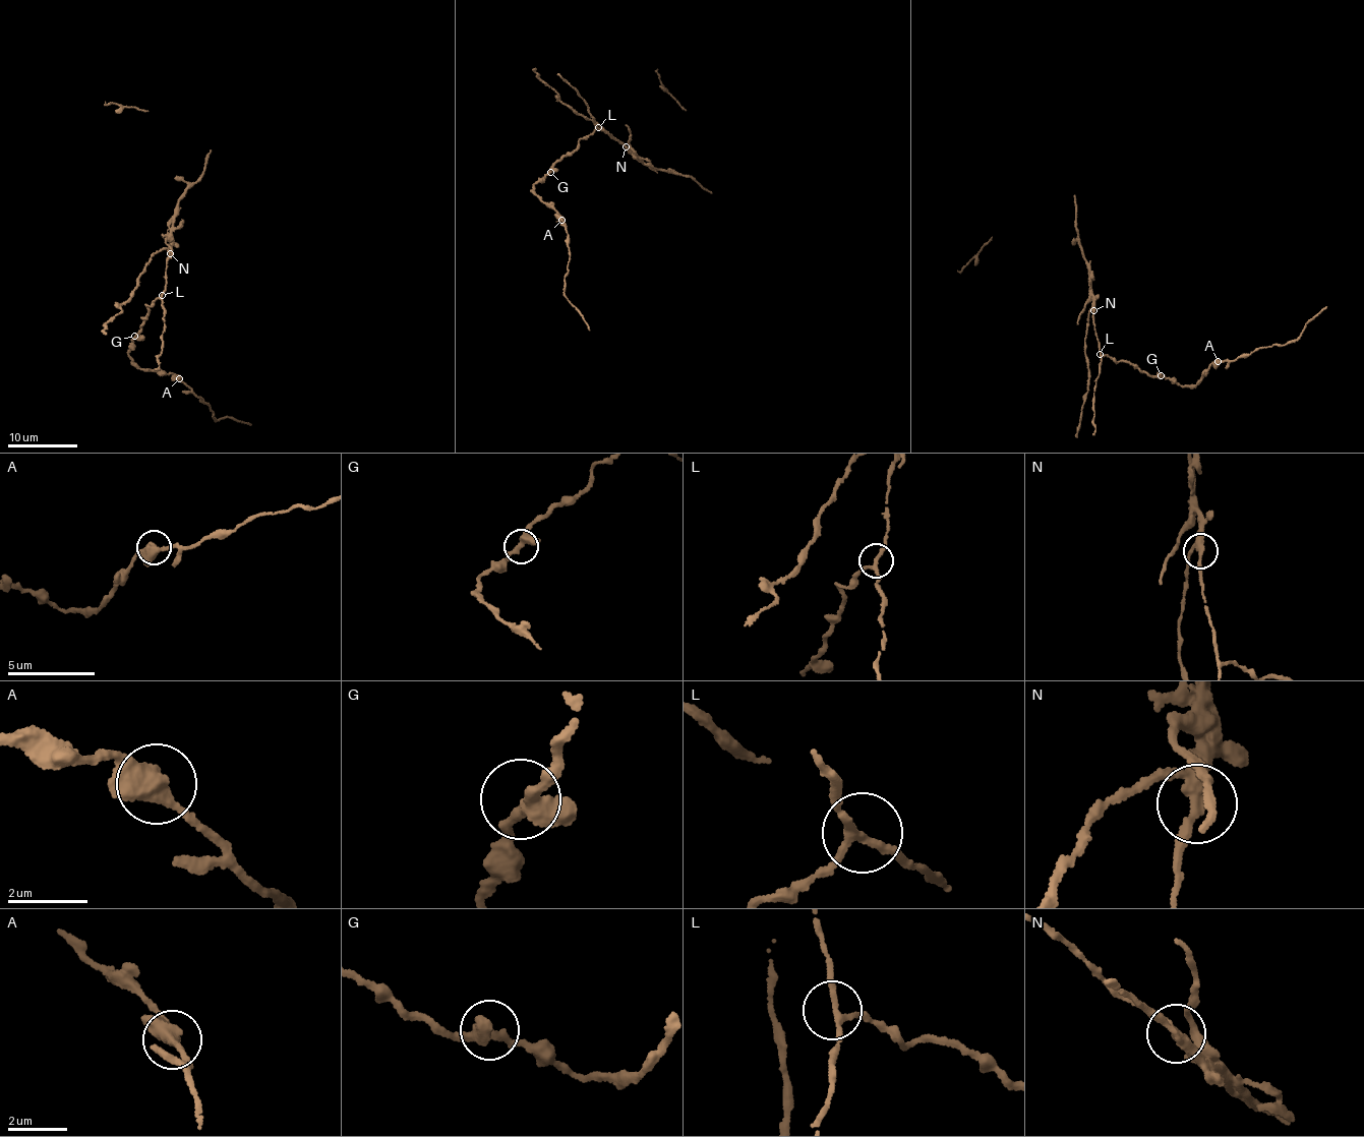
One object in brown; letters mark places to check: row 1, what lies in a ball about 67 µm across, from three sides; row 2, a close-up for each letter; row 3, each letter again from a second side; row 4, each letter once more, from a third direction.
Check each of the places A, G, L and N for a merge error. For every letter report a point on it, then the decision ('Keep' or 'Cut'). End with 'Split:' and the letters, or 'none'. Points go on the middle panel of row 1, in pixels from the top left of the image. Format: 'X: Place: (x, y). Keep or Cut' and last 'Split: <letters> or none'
A: Place: (561, 220). Keep
G: Place: (550, 172). Keep
L: Place: (598, 127). Keep
N: Place: (626, 146). Cut
Split: N

